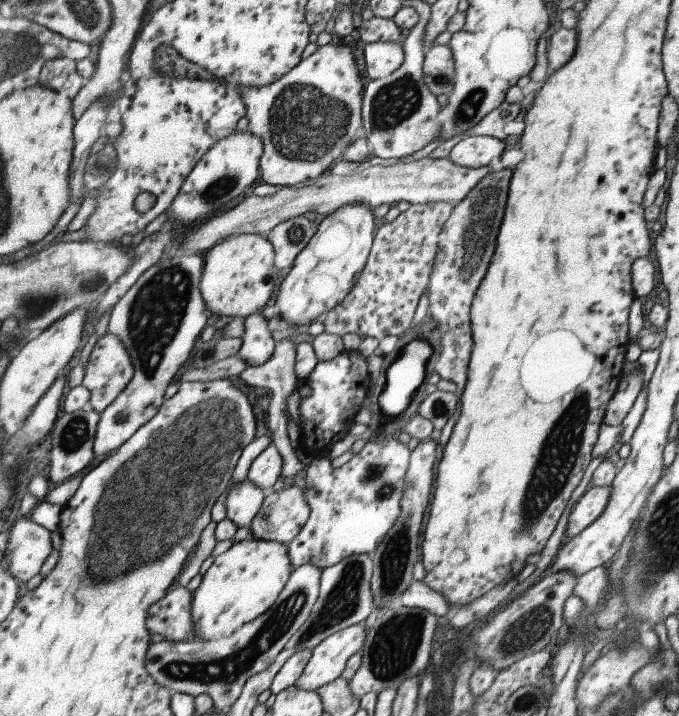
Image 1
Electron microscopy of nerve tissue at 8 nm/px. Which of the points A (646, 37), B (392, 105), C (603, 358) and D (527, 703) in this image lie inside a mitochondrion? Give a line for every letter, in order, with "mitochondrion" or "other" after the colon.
A: other
B: mitochondrion
C: other
D: mitochondrion

